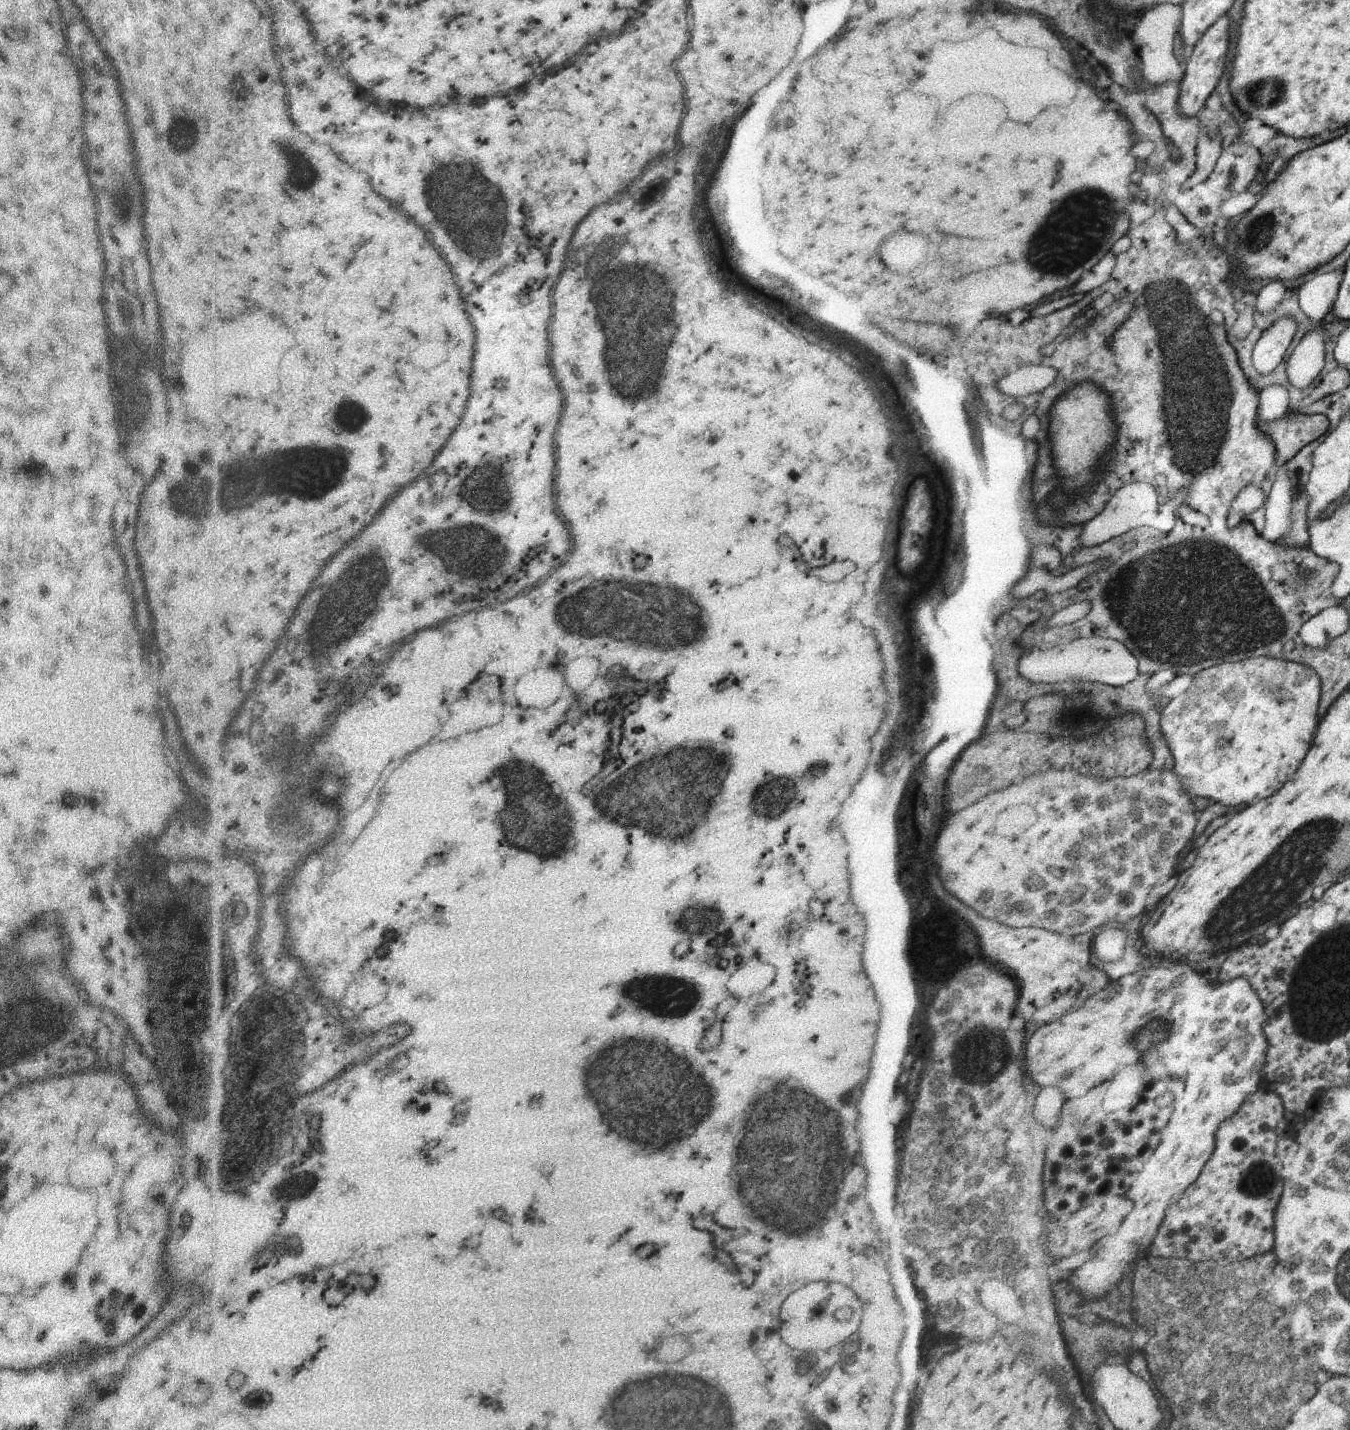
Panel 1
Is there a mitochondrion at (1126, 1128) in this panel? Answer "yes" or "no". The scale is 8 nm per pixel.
no

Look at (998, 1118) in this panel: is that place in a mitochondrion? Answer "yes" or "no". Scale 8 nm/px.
no

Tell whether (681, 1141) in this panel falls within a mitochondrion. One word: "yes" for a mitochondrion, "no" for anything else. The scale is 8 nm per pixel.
yes

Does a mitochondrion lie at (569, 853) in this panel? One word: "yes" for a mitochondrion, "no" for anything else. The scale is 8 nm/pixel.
yes

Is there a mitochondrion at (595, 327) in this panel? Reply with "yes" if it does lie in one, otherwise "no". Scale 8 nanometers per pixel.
yes

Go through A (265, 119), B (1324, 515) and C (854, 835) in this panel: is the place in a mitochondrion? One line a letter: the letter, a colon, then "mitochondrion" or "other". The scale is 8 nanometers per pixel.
A: mitochondrion
B: other
C: other

